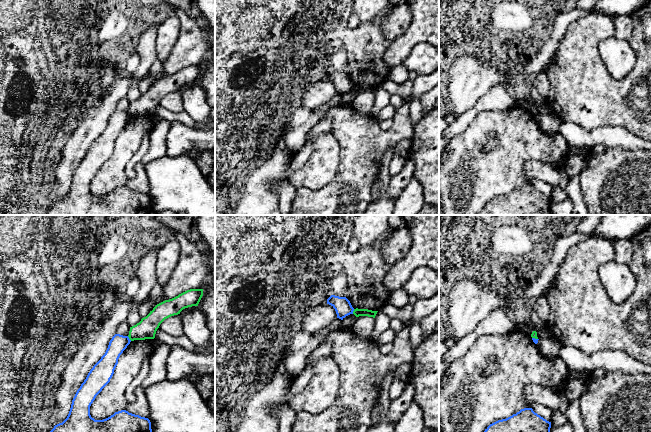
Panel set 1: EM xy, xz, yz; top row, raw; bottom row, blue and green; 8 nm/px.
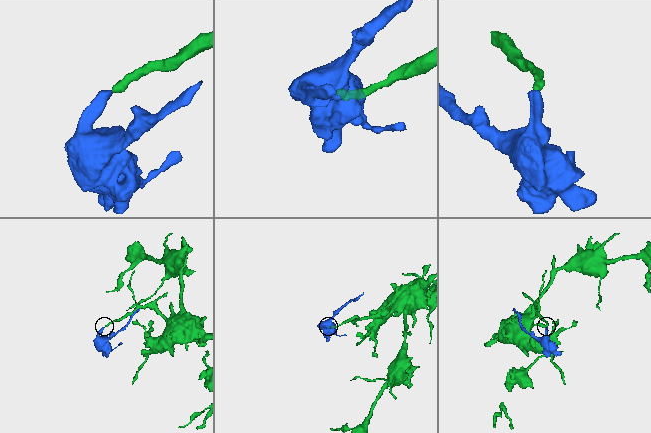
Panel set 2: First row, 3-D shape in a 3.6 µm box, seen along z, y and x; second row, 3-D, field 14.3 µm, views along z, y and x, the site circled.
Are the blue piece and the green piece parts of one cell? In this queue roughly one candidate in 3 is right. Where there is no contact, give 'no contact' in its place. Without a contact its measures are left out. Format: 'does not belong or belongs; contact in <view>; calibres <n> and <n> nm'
does not belong; contact in xy; calibres 140 and 160 nm

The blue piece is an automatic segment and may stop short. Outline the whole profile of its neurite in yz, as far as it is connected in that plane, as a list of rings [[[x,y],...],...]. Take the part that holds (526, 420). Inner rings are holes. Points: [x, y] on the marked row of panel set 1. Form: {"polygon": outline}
{"polygon": [[[532,408],[521,409],[512,416],[490,424],[484,432],[550,432],[551,422]]]}

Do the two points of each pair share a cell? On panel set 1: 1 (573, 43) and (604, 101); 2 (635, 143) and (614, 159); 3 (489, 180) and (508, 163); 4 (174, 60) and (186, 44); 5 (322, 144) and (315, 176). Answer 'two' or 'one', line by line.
1: one
2: two
3: one
4: one
5: one

